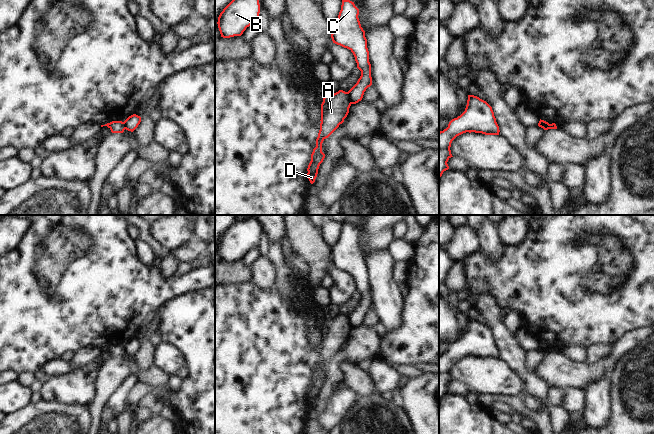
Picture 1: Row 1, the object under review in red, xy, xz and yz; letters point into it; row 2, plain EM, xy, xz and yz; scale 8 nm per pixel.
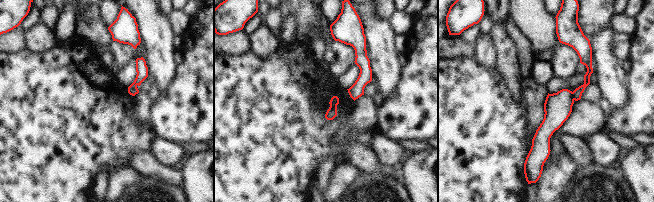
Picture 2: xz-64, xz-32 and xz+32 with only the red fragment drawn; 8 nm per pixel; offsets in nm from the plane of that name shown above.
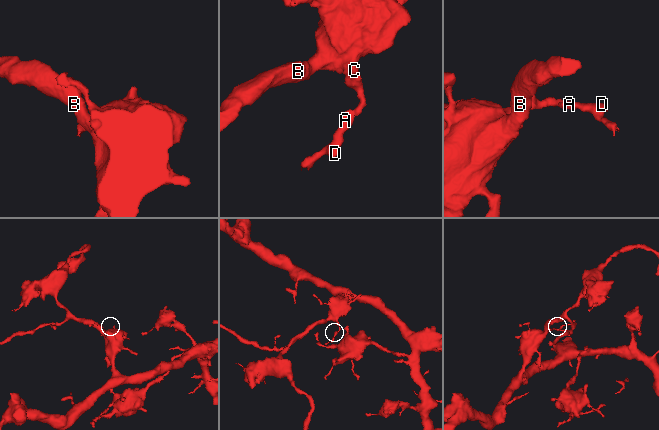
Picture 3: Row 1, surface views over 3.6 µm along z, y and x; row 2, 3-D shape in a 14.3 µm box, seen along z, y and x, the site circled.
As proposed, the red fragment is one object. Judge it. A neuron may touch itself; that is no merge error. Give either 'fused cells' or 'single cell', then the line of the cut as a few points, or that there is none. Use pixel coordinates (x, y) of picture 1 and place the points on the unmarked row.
fused cells | xz (346, 316), (351, 327)

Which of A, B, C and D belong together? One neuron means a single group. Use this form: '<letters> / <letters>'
A D / B C

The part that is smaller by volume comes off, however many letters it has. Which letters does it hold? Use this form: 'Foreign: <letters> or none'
Foreign: A, D

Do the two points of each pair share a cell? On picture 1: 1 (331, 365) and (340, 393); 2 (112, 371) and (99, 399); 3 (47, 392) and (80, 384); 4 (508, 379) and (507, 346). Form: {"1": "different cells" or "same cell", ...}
{"1": "different cells", "2": "same cell", "3": "same cell", "4": "different cells"}

